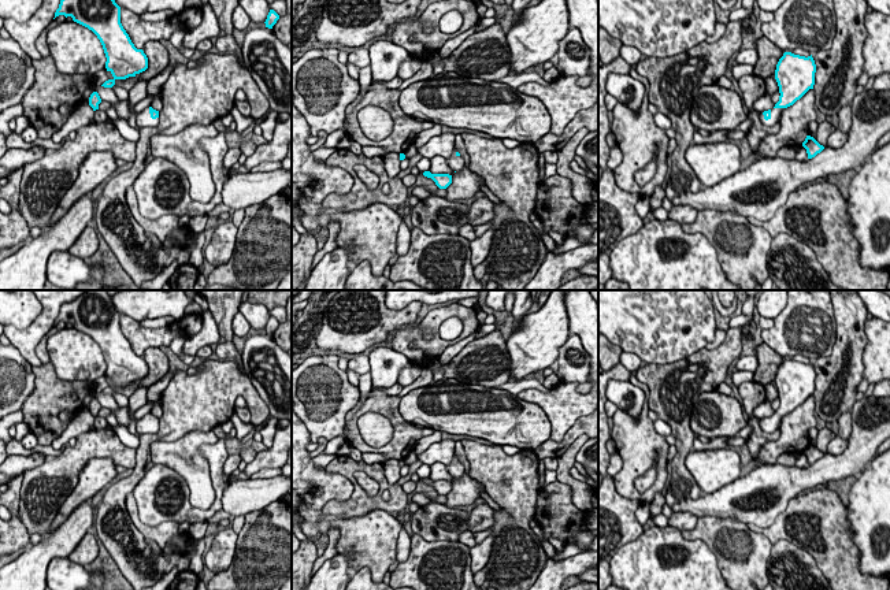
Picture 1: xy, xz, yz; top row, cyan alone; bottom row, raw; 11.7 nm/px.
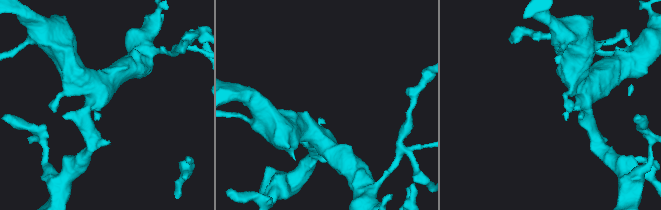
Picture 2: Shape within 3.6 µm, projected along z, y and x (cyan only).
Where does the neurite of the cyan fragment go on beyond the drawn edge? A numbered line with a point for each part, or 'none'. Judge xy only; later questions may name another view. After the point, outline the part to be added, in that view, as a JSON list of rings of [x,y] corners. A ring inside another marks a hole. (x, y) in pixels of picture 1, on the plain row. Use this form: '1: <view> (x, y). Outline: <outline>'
1: xy (143, 426). Outline: [[[148,413],[148,415],[142,416],[140,420],[137,420],[136,428],[137,428],[138,435],[152,434],[152,433],[159,431],[159,424],[152,426],[151,420],[149,420],[149,413]]]

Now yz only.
1: yz (775, 419). Outline: [[[772,415],[771,416],[771,424],[768,427],[765,427],[763,419],[760,419],[760,426],[761,426],[763,431],[774,433],[778,428],[780,430],[780,422],[782,422],[783,416],[785,415]]]

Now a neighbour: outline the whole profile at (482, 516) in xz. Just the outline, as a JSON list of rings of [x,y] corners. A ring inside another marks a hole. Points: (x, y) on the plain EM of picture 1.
[[[482,504],[475,506],[470,513],[470,531],[478,533],[490,528],[494,523],[494,511],[487,505]]]

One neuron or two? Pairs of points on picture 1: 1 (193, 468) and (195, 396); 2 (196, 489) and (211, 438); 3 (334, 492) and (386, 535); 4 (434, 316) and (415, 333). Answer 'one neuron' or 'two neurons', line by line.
1: two neurons
2: one neuron
3: one neuron
4: one neuron

